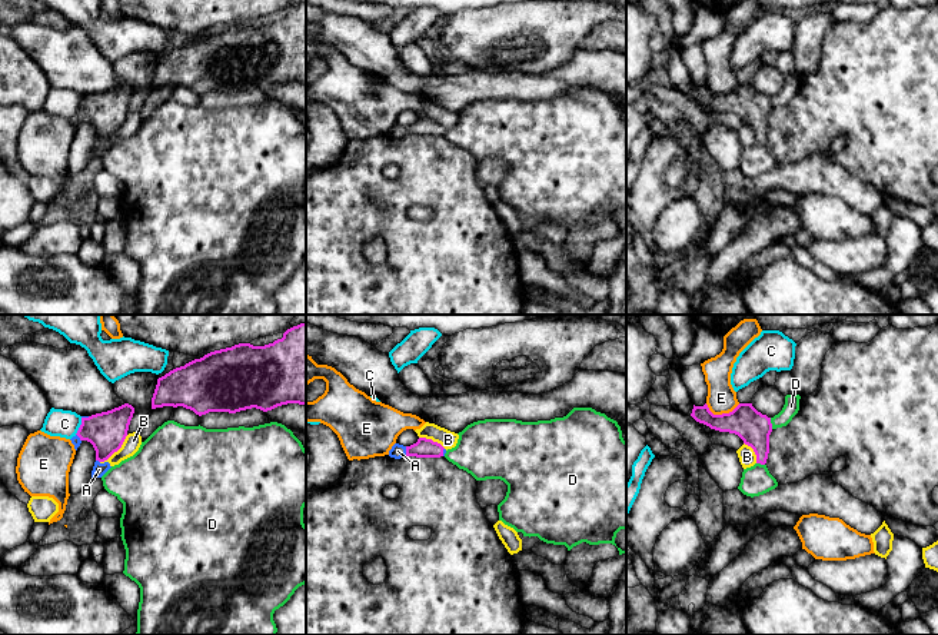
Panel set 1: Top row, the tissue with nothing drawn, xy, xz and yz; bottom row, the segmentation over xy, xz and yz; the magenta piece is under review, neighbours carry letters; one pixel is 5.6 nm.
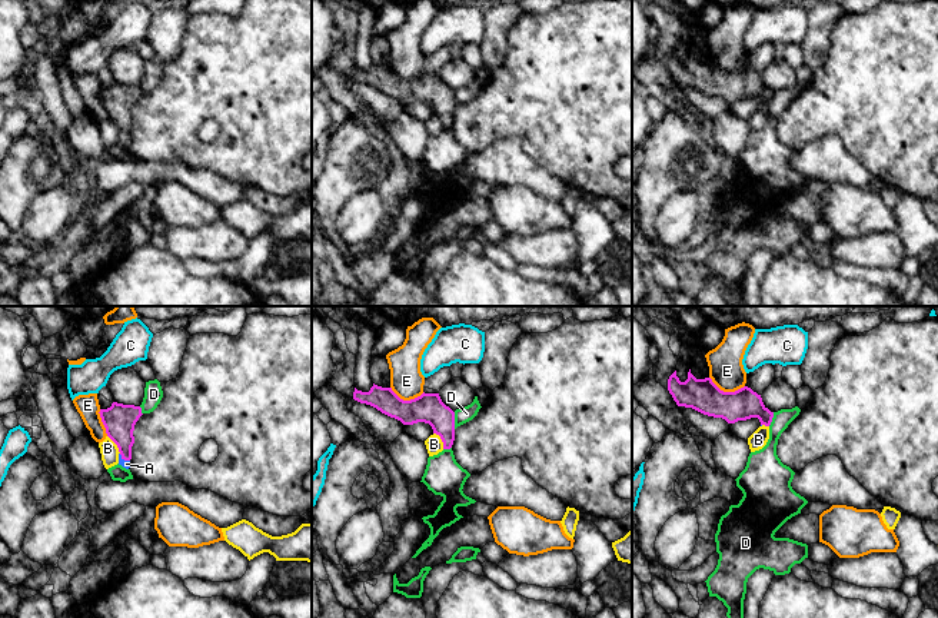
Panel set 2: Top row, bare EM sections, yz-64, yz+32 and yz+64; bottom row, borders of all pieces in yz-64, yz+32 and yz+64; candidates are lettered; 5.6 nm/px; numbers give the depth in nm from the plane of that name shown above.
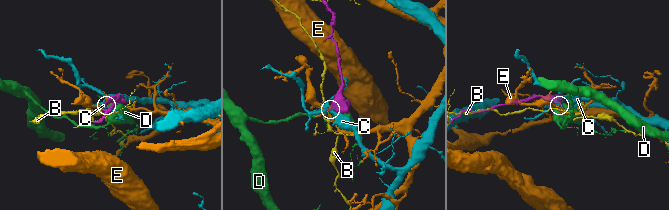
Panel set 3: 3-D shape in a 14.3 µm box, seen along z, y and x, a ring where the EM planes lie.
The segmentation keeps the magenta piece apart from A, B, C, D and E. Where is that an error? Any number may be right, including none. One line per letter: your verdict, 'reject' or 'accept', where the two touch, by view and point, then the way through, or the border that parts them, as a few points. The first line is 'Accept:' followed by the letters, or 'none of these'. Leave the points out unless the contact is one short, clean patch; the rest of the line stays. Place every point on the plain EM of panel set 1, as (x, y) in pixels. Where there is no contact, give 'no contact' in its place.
Accept: A
A: accept; contact xz (406, 130); way xz (423, 128), (406, 130), (398, 130)
B: reject; contact xy (116, 130)
C: reject; contact xy (80, 106)
D: reject; contact yz (771, 103)
E: reject; contact yz (722, 93)

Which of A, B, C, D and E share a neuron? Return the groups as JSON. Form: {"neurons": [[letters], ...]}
{"neurons": [["A"], ["B"], ["C"], ["D"], ["E"]]}

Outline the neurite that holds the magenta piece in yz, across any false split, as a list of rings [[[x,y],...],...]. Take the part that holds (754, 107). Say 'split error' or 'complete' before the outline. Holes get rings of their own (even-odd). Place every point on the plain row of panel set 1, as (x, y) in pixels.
complete | [[[739,83],[732,92],[714,94],[708,84],[695,86],[691,96],[711,109],[738,114],[756,134],[756,143],[765,144],[769,133],[771,97],[758,92],[752,83]]]

